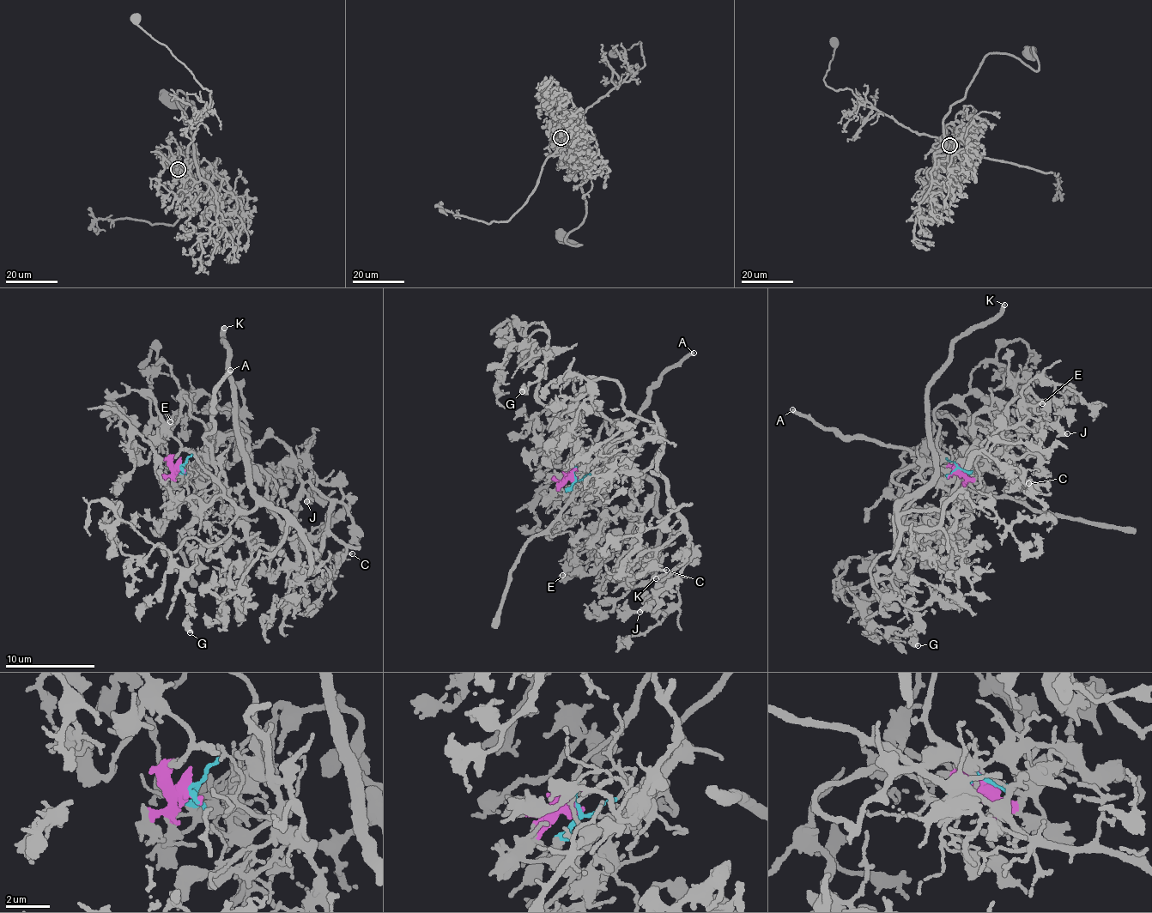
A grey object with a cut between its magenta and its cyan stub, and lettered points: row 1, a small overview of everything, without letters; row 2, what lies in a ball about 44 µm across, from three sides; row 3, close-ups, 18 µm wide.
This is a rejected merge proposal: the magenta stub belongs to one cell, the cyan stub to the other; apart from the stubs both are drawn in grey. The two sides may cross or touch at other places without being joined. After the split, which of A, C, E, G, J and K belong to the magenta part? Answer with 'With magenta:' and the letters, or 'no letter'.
With magenta: C, E, G, J, K

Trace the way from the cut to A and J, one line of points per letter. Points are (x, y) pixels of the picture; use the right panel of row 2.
A: (950, 474), (958, 468), (976, 471), (970, 475), (949, 475), (907, 450), (879, 441), (845, 440), (791, 408)
J: (950, 474), (893, 475), (901, 511), (915, 497), (907, 528), (936, 526), (1003, 426), (1029, 416), (1068, 434)

